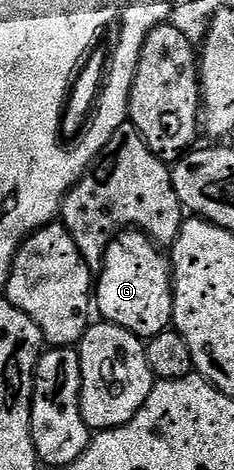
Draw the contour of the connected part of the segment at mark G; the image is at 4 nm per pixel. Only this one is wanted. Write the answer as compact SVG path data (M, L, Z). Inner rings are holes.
M132 229L116 235L103 255L103 266L98 268L93 303L106 322L121 325L144 341L168 330L175 313L173 267L168 256L141 231Z

